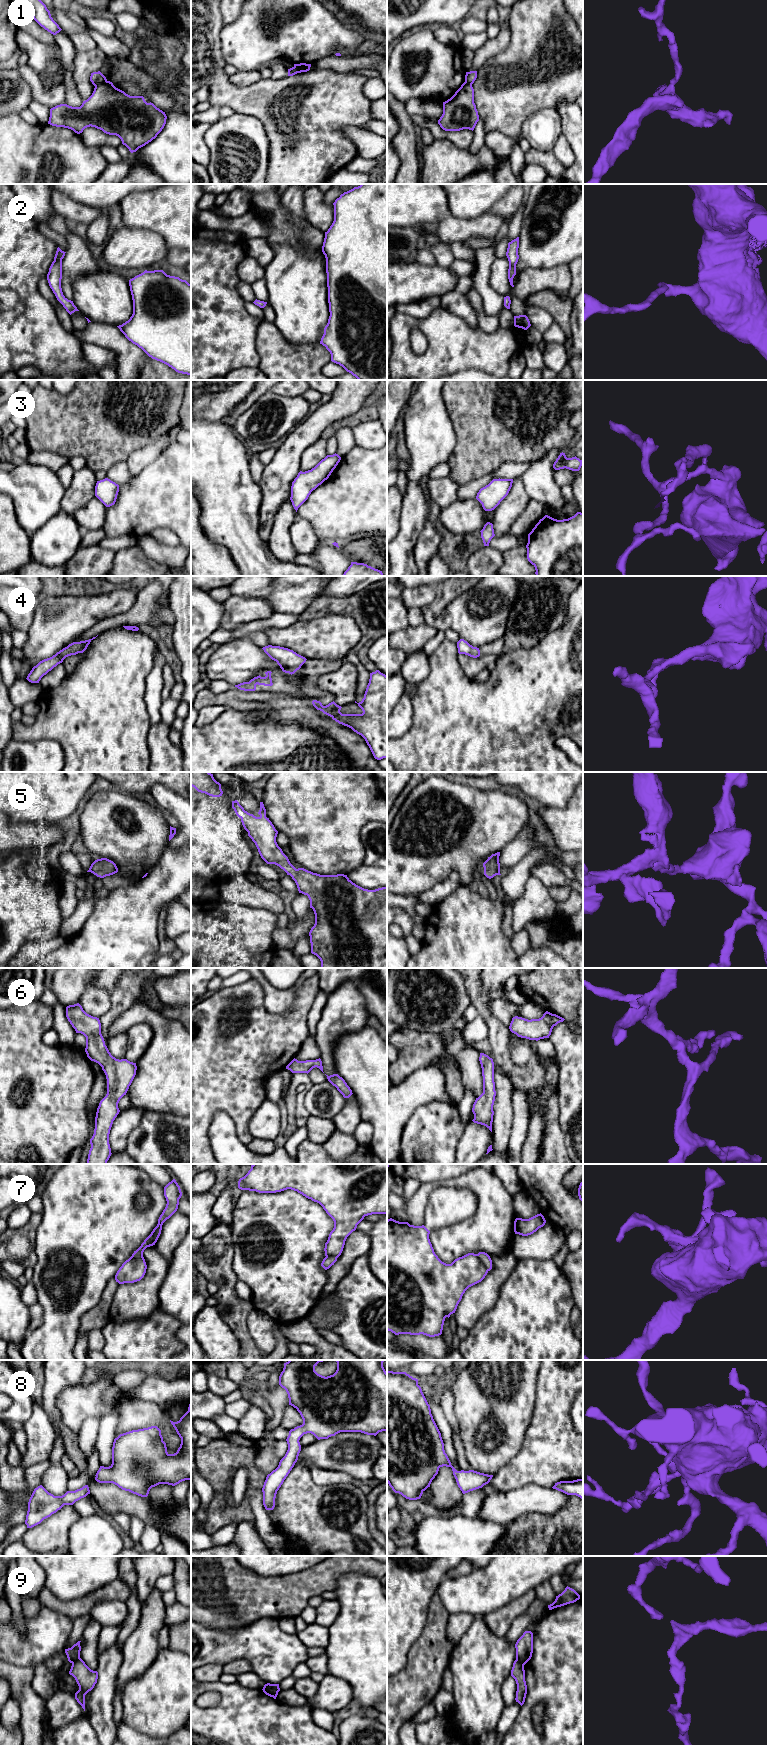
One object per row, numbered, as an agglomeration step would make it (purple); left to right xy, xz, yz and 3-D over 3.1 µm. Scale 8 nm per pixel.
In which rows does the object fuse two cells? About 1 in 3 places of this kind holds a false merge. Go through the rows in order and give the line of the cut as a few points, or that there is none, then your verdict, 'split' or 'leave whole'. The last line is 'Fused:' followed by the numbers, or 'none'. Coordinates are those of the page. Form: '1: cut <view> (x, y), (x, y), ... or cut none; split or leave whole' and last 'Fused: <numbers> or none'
1: cut xy (106, 80), (95, 86); split
2: cut none; leave whole
3: cut none; leave whole
4: cut none; leave whole
5: cut none; leave whole
6: cut none; leave whole
7: cut yz (476, 1254), (488, 1270); split
8: cut none; leave whole
9: cut xy (80, 1658), (72, 1664); split
Fused: 1, 7, 9

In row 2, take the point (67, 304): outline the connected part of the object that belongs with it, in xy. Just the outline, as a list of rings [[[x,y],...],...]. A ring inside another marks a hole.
[[[59,247],[57,248],[54,261],[52,262],[49,268],[49,272],[47,274],[47,280],[57,300],[63,305],[66,311],[71,315],[75,311],[79,311],[79,310],[74,305],[73,301],[68,300],[63,295],[62,288],[61,288],[62,259],[64,258],[65,253],[66,252],[62,251]]]

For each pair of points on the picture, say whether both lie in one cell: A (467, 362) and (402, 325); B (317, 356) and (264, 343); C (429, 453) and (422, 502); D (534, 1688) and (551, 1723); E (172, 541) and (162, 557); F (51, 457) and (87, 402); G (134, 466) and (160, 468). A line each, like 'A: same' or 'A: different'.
A: same
B: same
C: same
D: same
E: different
F: different
G: different

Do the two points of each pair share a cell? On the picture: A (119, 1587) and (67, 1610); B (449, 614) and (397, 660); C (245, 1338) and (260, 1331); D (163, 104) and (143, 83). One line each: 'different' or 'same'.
A: same
B: different
C: different
D: different

